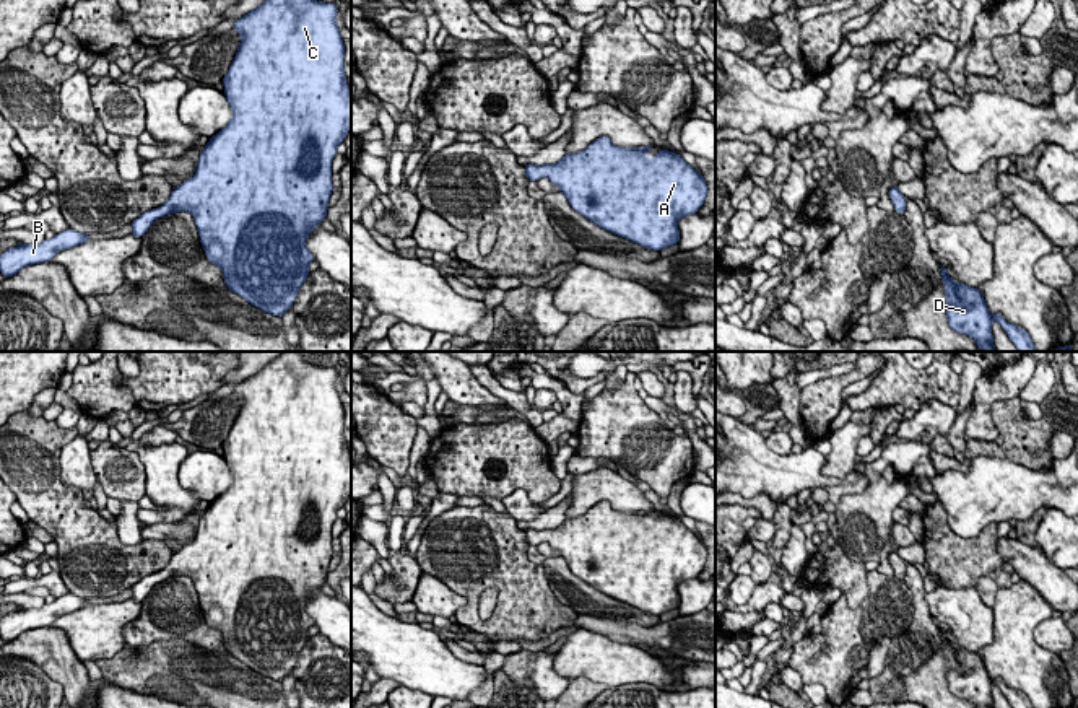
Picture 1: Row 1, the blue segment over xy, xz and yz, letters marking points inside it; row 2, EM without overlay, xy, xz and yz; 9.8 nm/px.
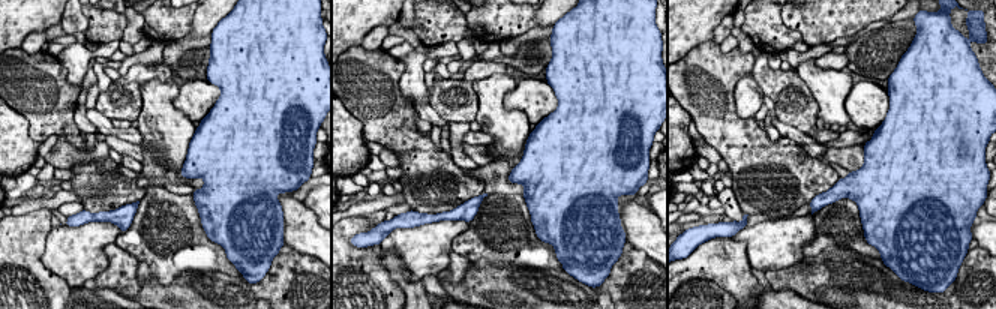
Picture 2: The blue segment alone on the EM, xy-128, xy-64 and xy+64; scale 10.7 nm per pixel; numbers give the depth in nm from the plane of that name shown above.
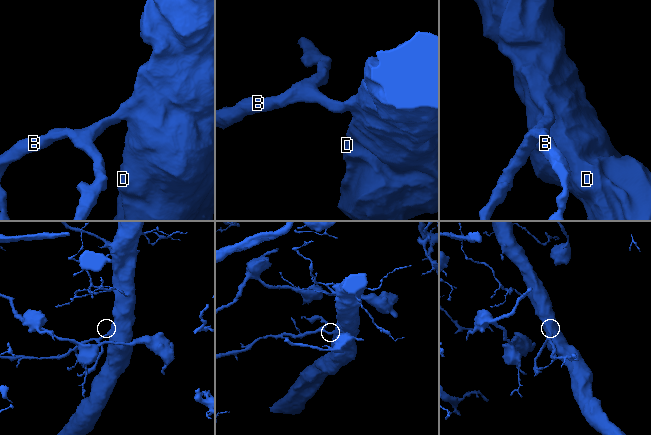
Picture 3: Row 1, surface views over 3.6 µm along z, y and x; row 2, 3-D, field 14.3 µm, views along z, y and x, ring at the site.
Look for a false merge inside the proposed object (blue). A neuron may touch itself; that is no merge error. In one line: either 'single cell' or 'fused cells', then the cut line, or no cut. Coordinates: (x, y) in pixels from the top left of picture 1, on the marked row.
fused cells; cut in xy along (169, 197), (176, 201), (181, 210)

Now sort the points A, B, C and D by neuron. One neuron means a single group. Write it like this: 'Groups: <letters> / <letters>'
Groups: A C D / B

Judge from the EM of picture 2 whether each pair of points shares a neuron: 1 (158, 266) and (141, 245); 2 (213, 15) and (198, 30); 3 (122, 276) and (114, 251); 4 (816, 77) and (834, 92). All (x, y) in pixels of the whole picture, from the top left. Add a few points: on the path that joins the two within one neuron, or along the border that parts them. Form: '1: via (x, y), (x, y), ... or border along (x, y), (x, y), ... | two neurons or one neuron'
1: via (158, 261), (146, 249) | one neuron
2: via (210, 18), (201, 27) | one neuron
3: via (122, 270), (122, 263), (117, 257) | one neuron
4: via (821, 81), (830, 89) | one neuron

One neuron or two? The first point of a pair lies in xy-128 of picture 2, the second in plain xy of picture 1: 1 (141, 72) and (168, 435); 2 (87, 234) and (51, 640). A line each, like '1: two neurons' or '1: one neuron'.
1: one neuron
2: two neurons

